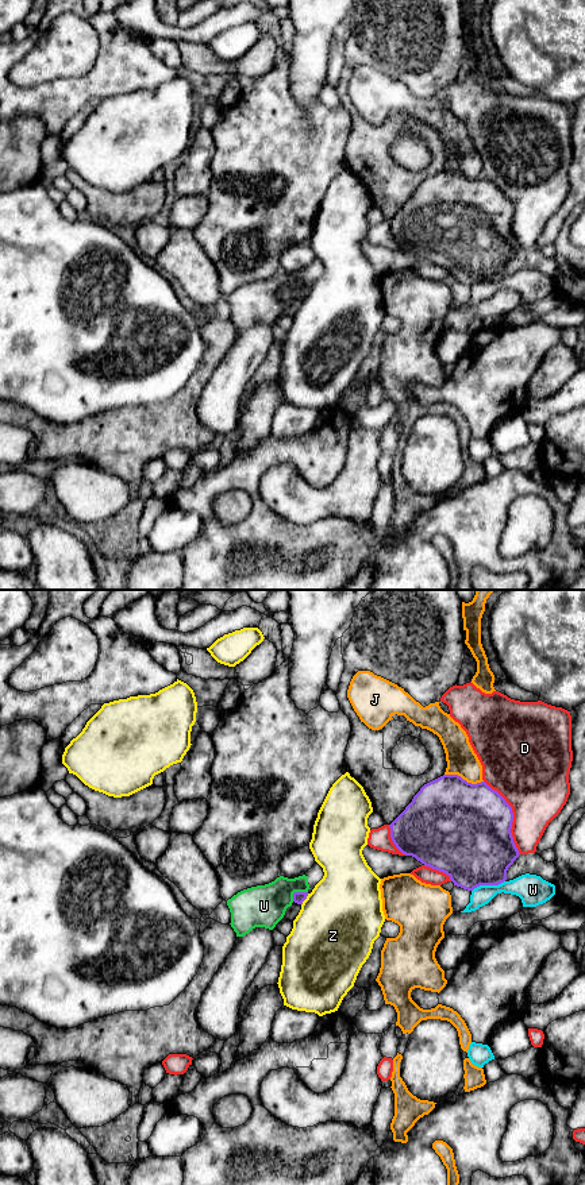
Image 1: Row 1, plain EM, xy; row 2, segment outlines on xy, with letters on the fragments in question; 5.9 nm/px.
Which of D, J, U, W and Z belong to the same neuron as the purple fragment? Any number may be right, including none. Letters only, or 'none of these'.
U

